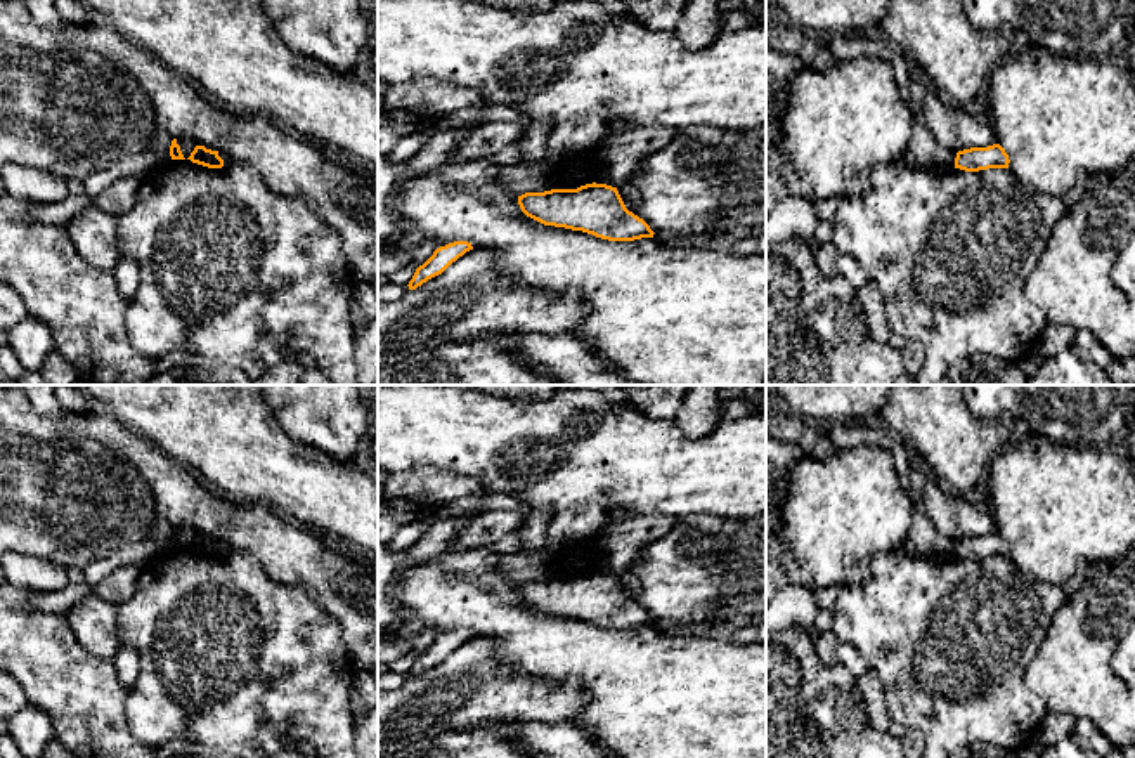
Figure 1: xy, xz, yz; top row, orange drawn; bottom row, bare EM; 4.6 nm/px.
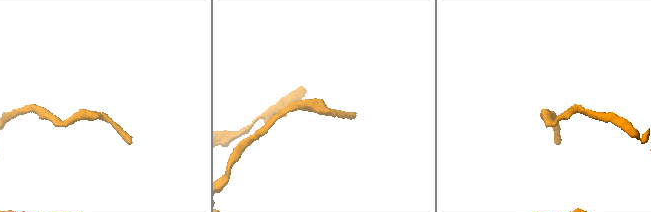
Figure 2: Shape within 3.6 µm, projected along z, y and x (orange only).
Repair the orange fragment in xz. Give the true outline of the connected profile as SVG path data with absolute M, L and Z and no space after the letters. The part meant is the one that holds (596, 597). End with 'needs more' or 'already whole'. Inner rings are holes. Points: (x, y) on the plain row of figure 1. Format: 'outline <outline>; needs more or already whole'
outline M606 572L525 581L518 585L518 593L527 605L544 614L582 619L608 630L634 630L655 623L626 597L617 576Z; already whole

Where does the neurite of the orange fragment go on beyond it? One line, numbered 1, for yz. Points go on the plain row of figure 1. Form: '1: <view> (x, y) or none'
1: none

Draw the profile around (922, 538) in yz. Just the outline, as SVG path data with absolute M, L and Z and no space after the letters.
M915 510L911 526L903 541L903 550L910 555L927 559L950 559L955 555L957 541L936 529L924 510Z

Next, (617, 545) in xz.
M665 515L629 517L615 524L606 524L593 539L593 569L619 576L641 552L653 541L664 538L678 519Z

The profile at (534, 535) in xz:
M546 510L529 512L527 526L522 533L520 552L534 553L534 552L548 550L546 527L551 517L553 513Z

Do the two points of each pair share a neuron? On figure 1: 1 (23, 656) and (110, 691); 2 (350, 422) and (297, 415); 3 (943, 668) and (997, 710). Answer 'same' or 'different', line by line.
1: same
2: same
3: same

